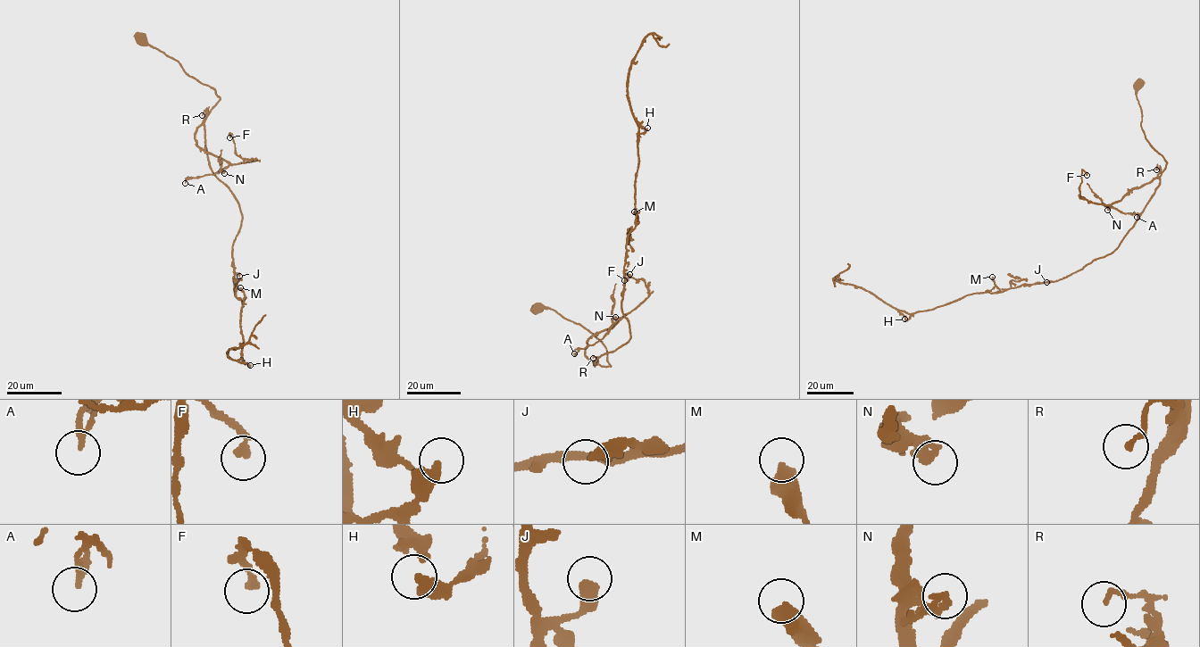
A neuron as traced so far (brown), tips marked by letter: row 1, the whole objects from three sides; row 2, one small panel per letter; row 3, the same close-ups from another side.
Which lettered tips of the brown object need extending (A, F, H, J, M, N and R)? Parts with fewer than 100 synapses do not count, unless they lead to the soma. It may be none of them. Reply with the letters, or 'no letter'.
no letter

